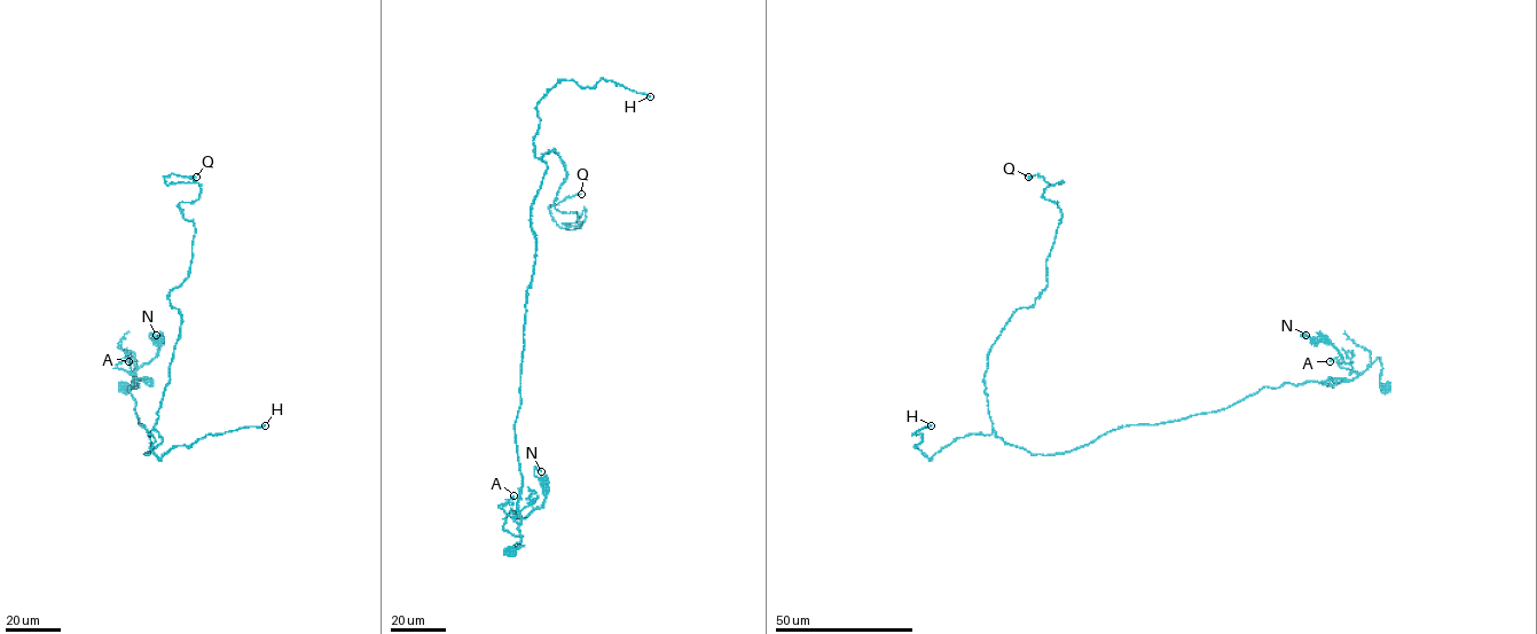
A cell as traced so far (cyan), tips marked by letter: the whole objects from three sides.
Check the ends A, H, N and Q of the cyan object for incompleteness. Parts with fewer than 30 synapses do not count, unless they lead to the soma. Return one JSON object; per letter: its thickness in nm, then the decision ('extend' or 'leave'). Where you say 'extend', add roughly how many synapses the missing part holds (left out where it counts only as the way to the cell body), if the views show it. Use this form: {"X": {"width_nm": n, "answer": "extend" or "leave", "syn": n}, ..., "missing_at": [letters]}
{"A": {"width_nm": 120, "answer": "leave"}, "H": {"width_nm": 240, "answer": "extend", "syn": 70}, "N": {"width_nm": 160, "answer": "leave"}, "Q": {"width_nm": 380, "answer": "leave"}, "missing_at": ["H"]}

